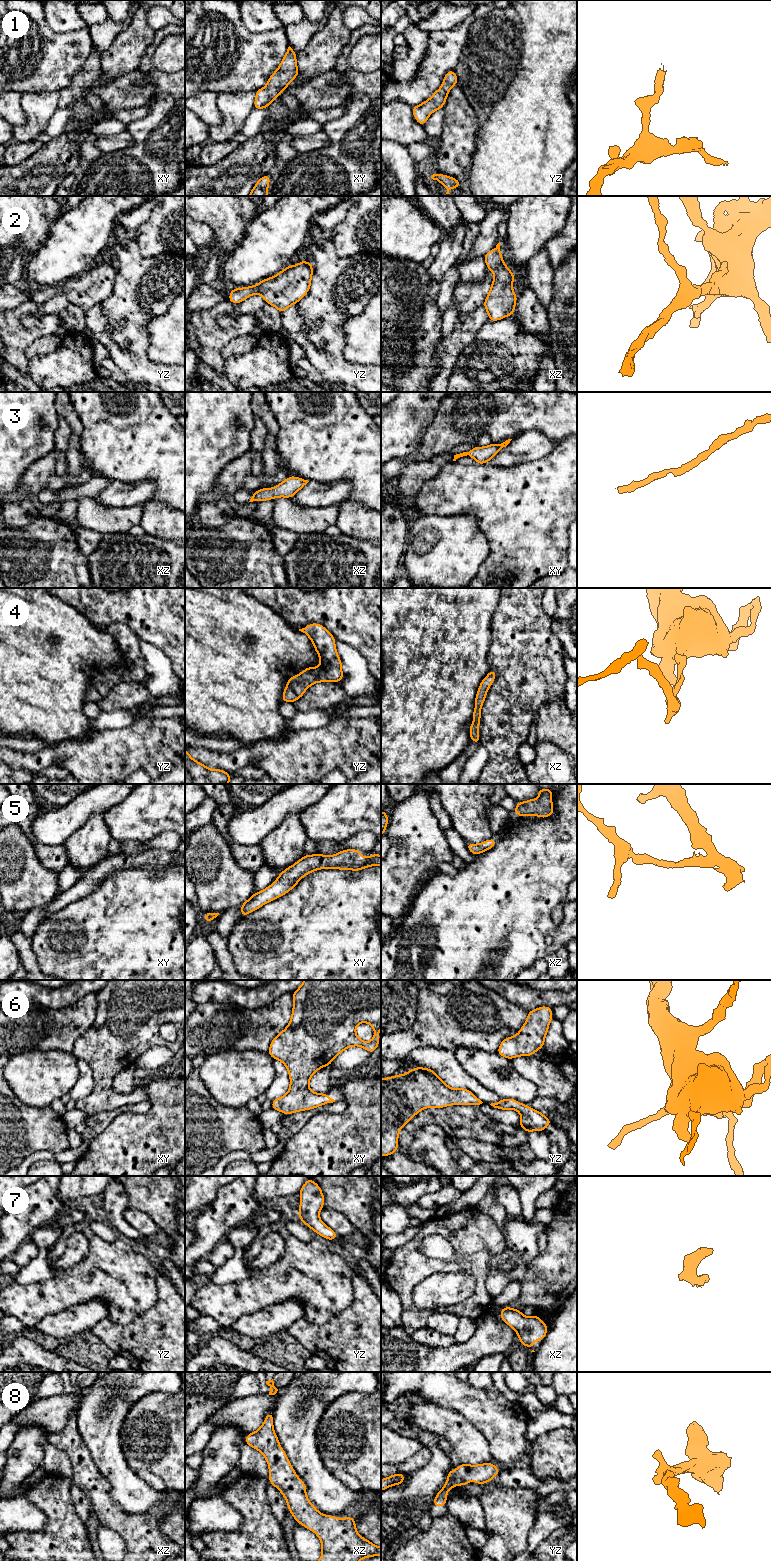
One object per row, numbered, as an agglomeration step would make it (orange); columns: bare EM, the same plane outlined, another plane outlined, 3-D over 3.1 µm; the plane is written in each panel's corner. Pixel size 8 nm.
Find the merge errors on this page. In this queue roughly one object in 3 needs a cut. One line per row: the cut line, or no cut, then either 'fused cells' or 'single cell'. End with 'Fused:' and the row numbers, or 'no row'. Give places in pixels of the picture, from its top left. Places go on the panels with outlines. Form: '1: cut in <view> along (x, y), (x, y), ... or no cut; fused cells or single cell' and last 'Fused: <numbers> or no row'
1: no cut; single cell
2: no cut; single cell
3: no cut; single cell
4: no cut; single cell
5: no cut; single cell
6: no cut; single cell
7: no cut; single cell
8: no cut; single cell
Fused: no row

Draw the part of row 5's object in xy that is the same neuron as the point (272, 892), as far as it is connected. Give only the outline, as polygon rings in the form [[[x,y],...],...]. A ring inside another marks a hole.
[[[357,849],[342,850],[331,856],[325,856],[320,853],[305,855],[295,864],[282,871],[270,886],[251,895],[241,905],[241,915],[245,917],[250,912],[259,909],[262,905],[285,895],[310,872],[318,869],[360,871],[370,866],[381,866],[381,855],[373,854],[363,858],[361,852]]]

